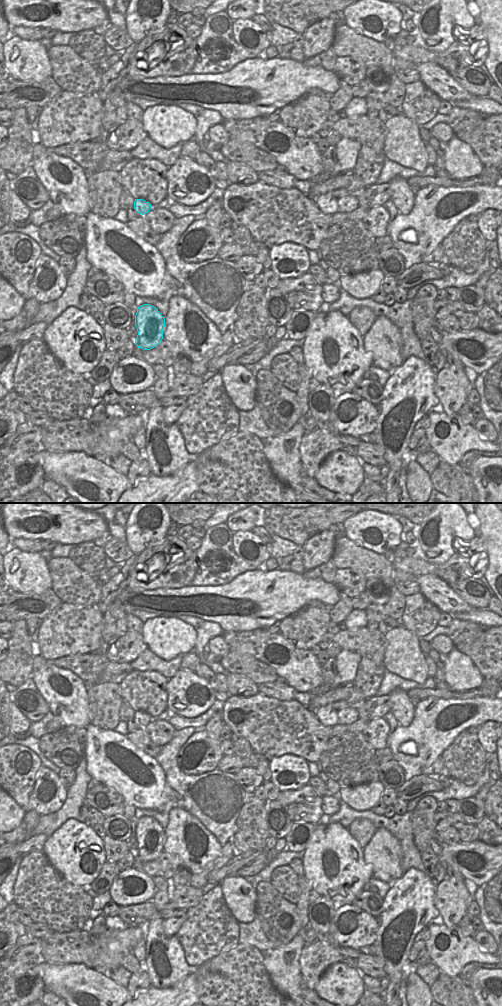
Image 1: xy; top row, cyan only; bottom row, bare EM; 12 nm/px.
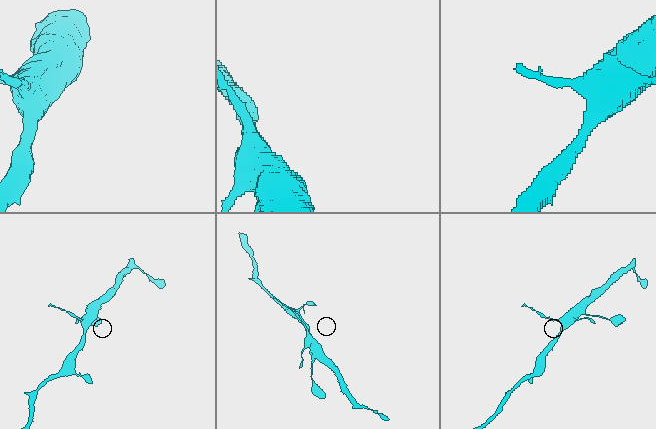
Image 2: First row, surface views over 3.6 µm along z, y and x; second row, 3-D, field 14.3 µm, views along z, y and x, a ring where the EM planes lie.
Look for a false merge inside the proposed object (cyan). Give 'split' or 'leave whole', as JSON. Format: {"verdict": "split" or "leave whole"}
{"verdict": "split"}

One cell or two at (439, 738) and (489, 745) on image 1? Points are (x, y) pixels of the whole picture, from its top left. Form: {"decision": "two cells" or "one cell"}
{"decision": "two cells"}

